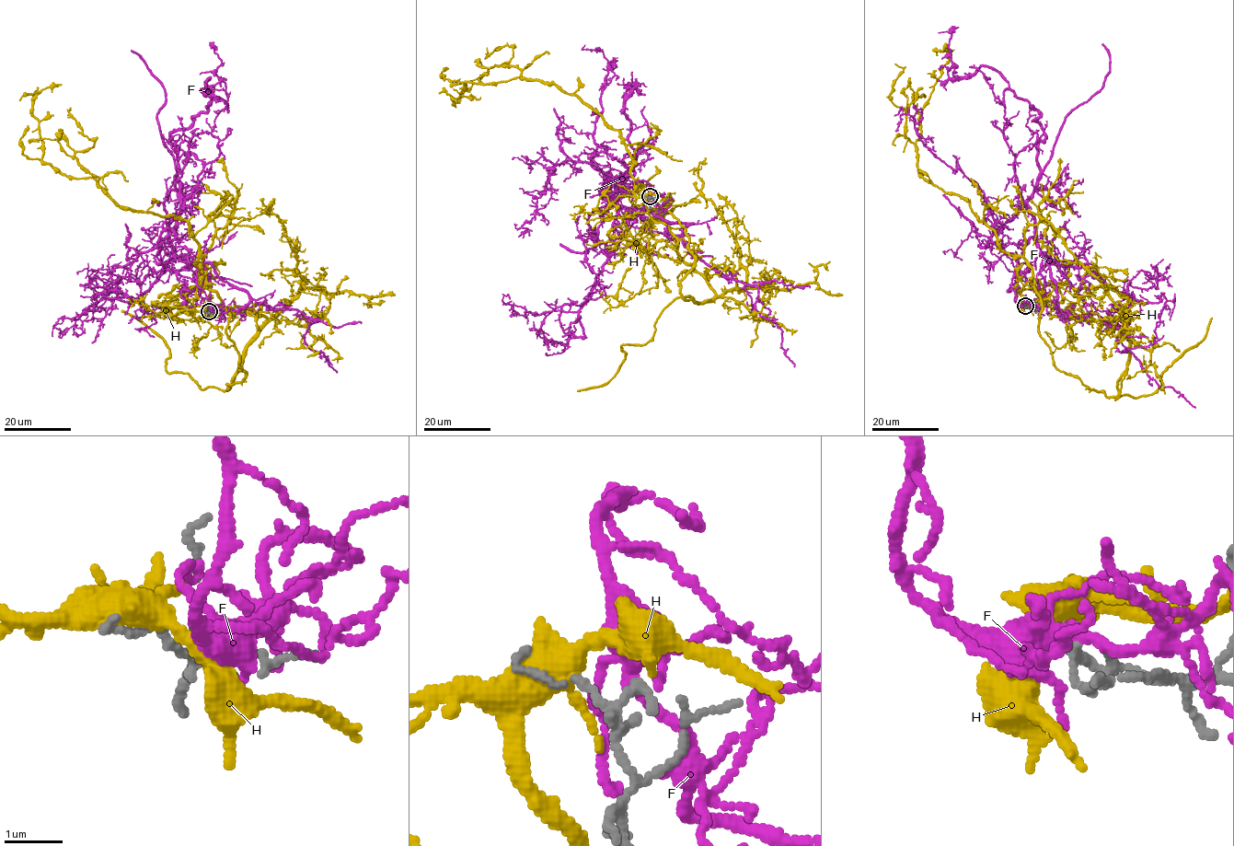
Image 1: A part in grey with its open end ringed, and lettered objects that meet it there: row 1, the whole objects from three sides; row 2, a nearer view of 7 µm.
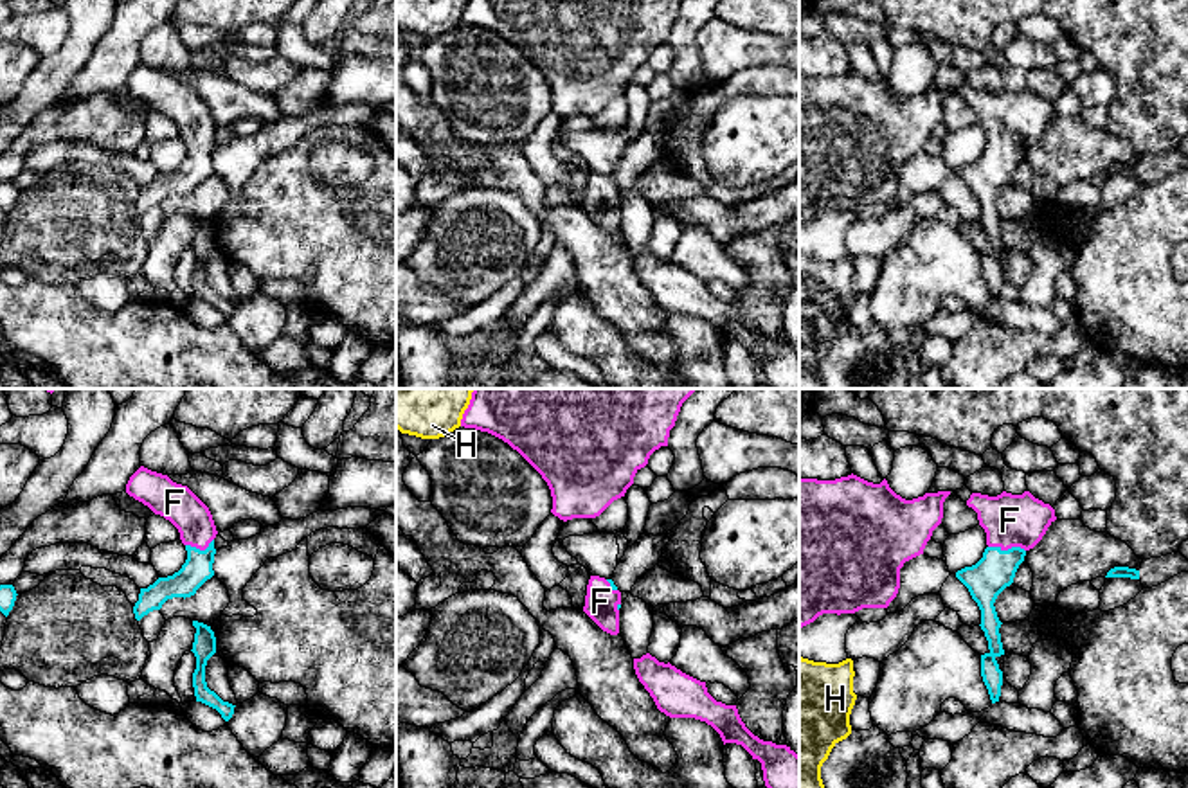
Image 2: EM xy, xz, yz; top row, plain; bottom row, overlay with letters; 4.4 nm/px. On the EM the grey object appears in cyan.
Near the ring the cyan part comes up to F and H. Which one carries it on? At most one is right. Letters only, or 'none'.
F

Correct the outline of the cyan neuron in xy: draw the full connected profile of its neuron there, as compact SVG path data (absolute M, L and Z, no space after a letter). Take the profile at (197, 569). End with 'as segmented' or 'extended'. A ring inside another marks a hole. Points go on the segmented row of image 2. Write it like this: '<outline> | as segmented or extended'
M140 466L130 477L126 493L169 520L187 551L187 560L178 572L140 588L133 606L135 619L140 621L149 612L160 610L167 599L194 595L214 576L218 531L209 507L187 486L173 482L167 475Z | extended

